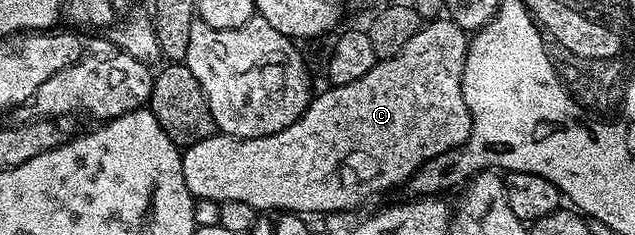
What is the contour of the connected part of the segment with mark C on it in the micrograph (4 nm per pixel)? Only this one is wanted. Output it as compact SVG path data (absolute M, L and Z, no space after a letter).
M435 18L424 23L409 42L393 58L379 60L371 69L369 74L357 78L357 82L348 84L337 84L328 87L328 92L323 92L314 97L311 105L304 110L301 118L285 130L277 134L268 136L258 136L248 140L240 140L238 136L225 136L216 134L205 138L201 142L190 145L182 153L183 157L183 177L185 186L191 195L198 200L214 200L222 202L225 200L236 200L237 202L249 202L256 210L271 210L267 208L280 208L278 211L283 214L308 214L307 212L347 212L350 208L359 208L366 200L371 200L374 196L379 196L382 192L387 192L390 188L395 188L398 184L406 185L411 179L411 175L425 162L437 158L437 154L445 154L454 148L460 148L471 138L471 111L465 104L465 94L463 93L463 71L465 70L465 58L467 57L467 46L469 43L468 33L450 18Z

